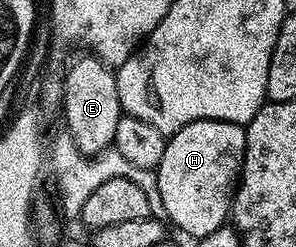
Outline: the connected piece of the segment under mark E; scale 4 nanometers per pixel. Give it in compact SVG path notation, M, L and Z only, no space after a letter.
M86 52L83 55L67 68L66 79L61 79L60 110L66 113L68 137L81 154L89 156L113 147L116 124L124 111L118 99L115 71L93 54Z

